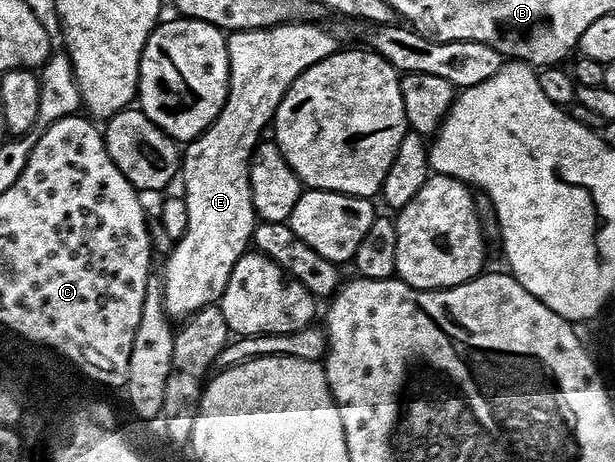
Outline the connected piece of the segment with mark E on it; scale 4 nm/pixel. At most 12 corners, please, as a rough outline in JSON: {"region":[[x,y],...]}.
{"region":[[292,20],[227,36],[228,94],[181,152],[189,226],[163,264],[182,322],[218,304],[257,217],[281,98],[341,44]]}

